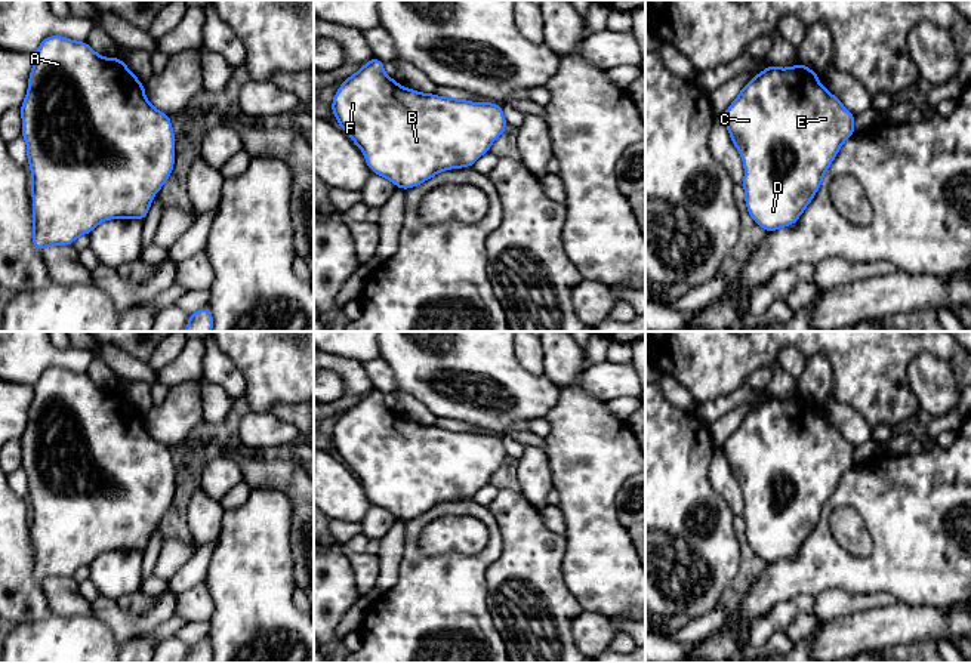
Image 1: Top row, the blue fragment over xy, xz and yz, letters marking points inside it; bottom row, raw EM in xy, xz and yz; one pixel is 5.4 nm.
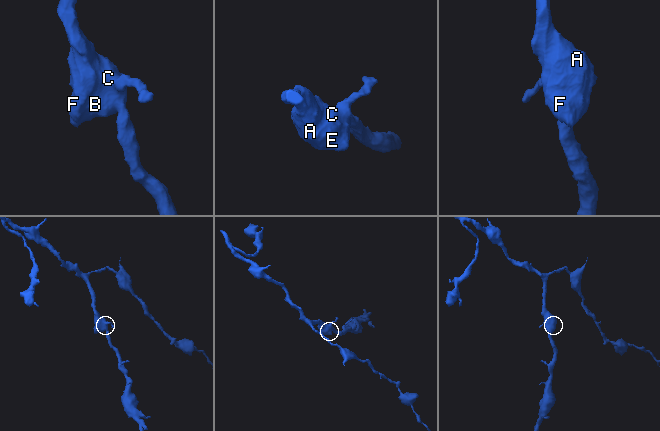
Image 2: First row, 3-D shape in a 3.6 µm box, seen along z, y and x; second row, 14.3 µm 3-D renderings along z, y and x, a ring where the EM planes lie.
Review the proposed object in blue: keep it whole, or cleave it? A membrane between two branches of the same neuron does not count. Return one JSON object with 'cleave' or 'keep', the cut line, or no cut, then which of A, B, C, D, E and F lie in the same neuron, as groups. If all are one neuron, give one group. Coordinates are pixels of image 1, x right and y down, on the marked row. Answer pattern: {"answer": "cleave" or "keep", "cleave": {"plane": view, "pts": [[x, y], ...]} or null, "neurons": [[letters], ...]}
{"answer": "keep", "cleave": null, "neurons": [["A", "B", "C", "D", "E", "F"]]}

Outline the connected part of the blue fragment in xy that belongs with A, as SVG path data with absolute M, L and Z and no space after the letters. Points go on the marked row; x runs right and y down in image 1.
M62 36L46 37L33 53L28 90L21 105L22 132L31 167L33 246L73 244L108 219L144 221L152 197L169 179L175 166L175 132L170 117L154 108L144 84L120 58L104 58L86 41Z

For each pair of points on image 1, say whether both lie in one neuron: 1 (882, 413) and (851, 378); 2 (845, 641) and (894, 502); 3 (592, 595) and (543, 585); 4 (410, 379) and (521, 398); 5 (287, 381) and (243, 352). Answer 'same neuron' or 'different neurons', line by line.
1: same neuron
2: different neurons
3: different neurons
4: same neuron
5: same neuron

